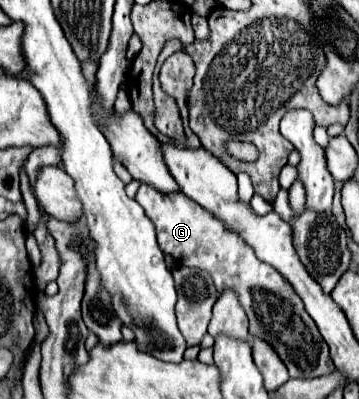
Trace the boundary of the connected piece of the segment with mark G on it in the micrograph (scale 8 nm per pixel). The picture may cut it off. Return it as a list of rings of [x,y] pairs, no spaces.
[[[141,184],[135,200],[155,224],[157,242],[165,254],[171,254],[179,266],[209,272],[217,294],[233,290],[239,296],[239,302],[249,318],[249,332],[261,340],[267,340],[275,348],[289,370],[289,378],[317,378],[335,370],[329,358],[329,348],[315,322],[305,312],[299,294],[273,266],[255,256],[255,250],[243,240],[243,236],[237,236],[237,232],[225,228],[215,214],[199,208],[199,204],[181,192],[163,196],[155,188]]]

